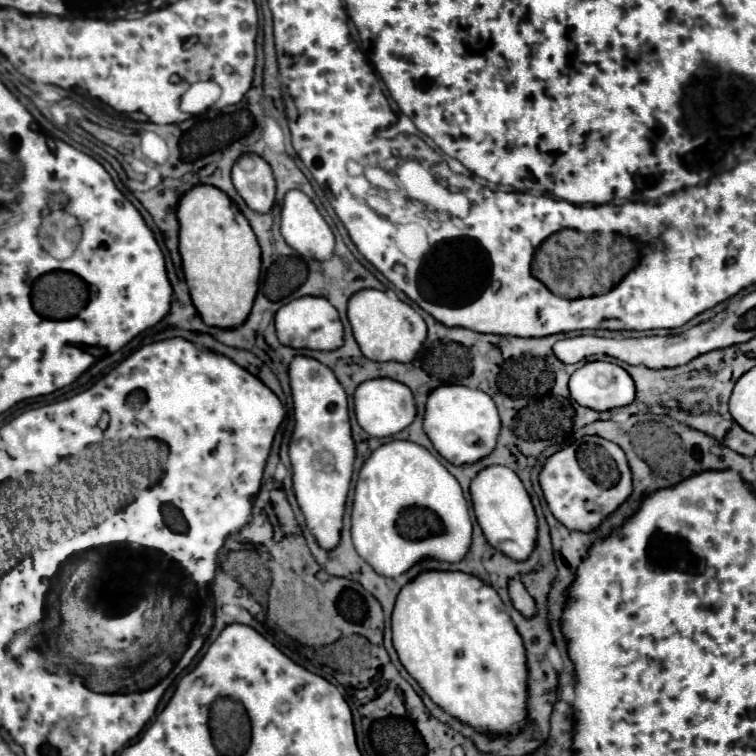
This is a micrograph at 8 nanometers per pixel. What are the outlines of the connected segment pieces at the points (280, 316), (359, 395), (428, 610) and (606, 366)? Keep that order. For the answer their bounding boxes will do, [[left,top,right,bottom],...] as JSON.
[[276,297,344,351],[354,377,416,437],[392,571,526,733],[568,361,634,411]]

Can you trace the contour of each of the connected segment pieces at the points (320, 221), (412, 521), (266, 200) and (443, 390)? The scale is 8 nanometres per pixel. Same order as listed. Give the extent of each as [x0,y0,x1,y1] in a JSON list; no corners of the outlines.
[[280,189,334,259],[352,441,472,575],[232,153,276,213],[422,385,500,465]]

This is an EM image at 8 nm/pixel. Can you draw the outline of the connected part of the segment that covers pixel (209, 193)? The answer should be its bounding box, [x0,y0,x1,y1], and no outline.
[176,185,260,329]

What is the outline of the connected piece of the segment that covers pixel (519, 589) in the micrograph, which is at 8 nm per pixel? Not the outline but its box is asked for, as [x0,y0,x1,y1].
[508,579,534,617]

